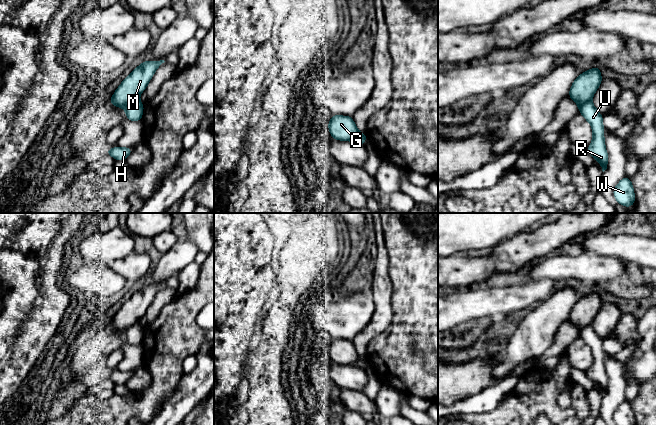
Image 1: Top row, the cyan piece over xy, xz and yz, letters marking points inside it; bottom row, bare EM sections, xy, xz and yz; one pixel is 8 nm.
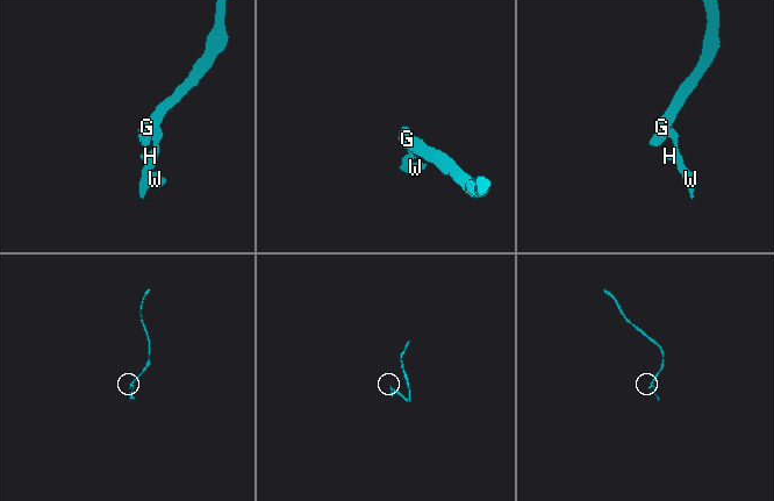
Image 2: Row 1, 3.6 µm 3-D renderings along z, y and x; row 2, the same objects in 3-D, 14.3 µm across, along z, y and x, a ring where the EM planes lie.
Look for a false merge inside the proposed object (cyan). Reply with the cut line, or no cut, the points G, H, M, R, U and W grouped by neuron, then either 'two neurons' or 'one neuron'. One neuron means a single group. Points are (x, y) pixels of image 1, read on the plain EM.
cut xy (137, 322), (125, 333); groups G M / H R U W; two neurons

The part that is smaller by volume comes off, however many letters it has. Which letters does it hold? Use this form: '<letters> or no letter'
H, R, U, W

